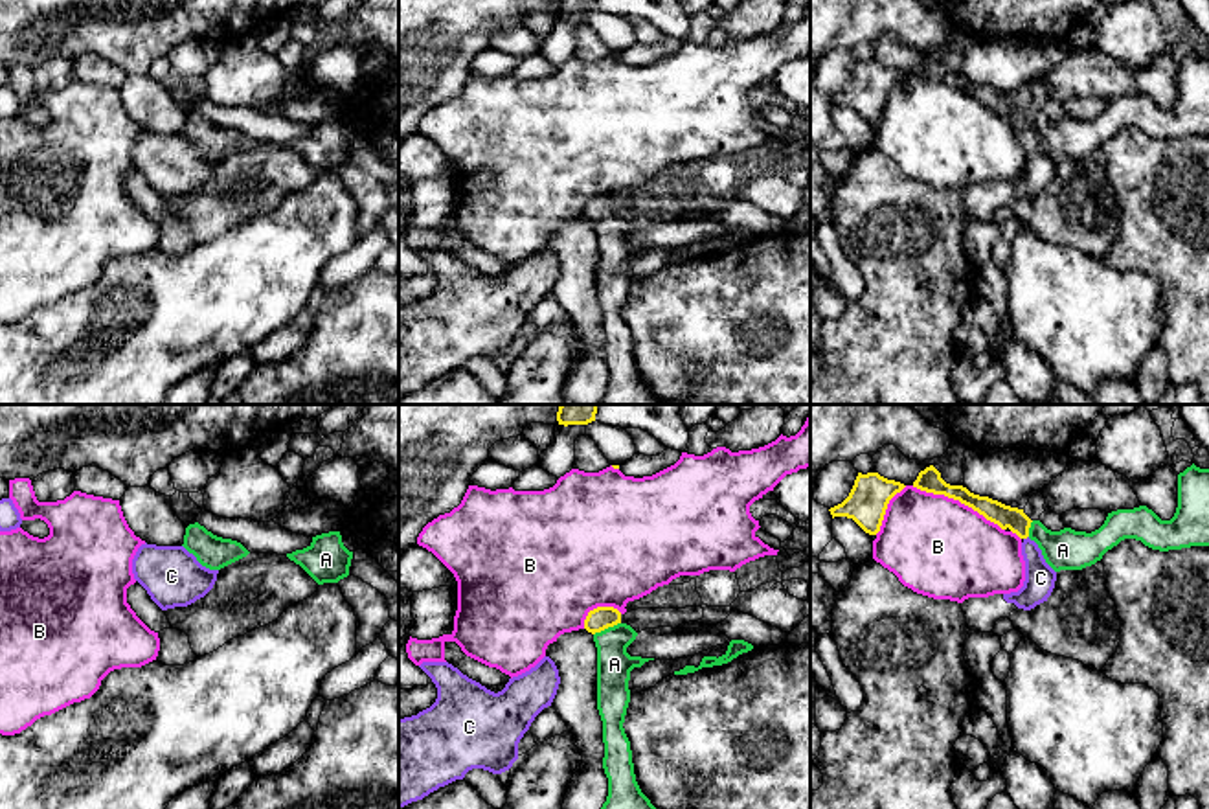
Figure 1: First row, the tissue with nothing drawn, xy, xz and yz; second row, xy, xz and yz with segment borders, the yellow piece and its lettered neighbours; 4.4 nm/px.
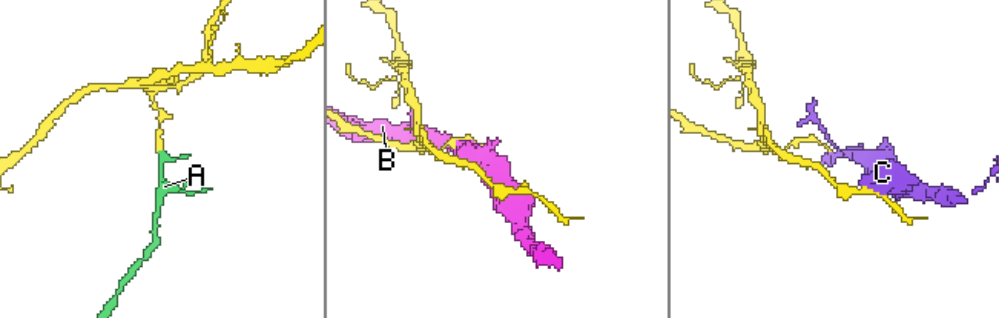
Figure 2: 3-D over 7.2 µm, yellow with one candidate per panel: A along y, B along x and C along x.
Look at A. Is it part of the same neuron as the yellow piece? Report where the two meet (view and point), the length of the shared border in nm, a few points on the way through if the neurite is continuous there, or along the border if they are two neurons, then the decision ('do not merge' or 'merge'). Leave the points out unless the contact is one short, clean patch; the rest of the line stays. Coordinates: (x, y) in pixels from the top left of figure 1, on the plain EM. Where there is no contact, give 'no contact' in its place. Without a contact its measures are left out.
xz (607, 216) | 130 nm | across xz (599, 206), (607, 216), (612, 227), (614, 252) | merge

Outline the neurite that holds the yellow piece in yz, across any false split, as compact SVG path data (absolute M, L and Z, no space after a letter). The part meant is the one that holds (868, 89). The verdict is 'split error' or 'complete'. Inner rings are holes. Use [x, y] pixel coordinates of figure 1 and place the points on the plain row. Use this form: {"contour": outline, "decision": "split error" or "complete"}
{"contour": "M858 61L849 85L830 96L830 103L853 107L865 121L876 123L880 120L889 88L906 74L887 68L878 61Z", "decision": "complete"}

